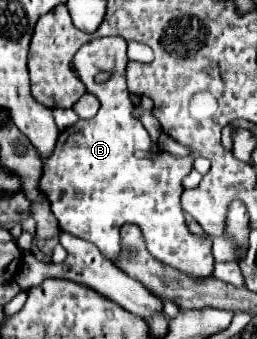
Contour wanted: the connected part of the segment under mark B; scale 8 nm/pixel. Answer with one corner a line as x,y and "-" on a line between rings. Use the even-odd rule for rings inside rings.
120,36
94,38
76,52
78,76
86,90
100,100
100,110
94,118
78,120
60,132
52,156
44,162
40,190
48,194
60,228
96,244
108,260
114,260
120,250
120,226
134,222
142,228
146,248
156,260
188,276
200,276
200,280
214,276
212,238
192,234
180,206
182,180
194,168
194,158
178,158
162,148
154,158
136,156
136,152
152,152
154,142
142,122
132,120
134,106
124,80
126,62
126,40
-
102,70
112,72
112,78
98,84
94,76

